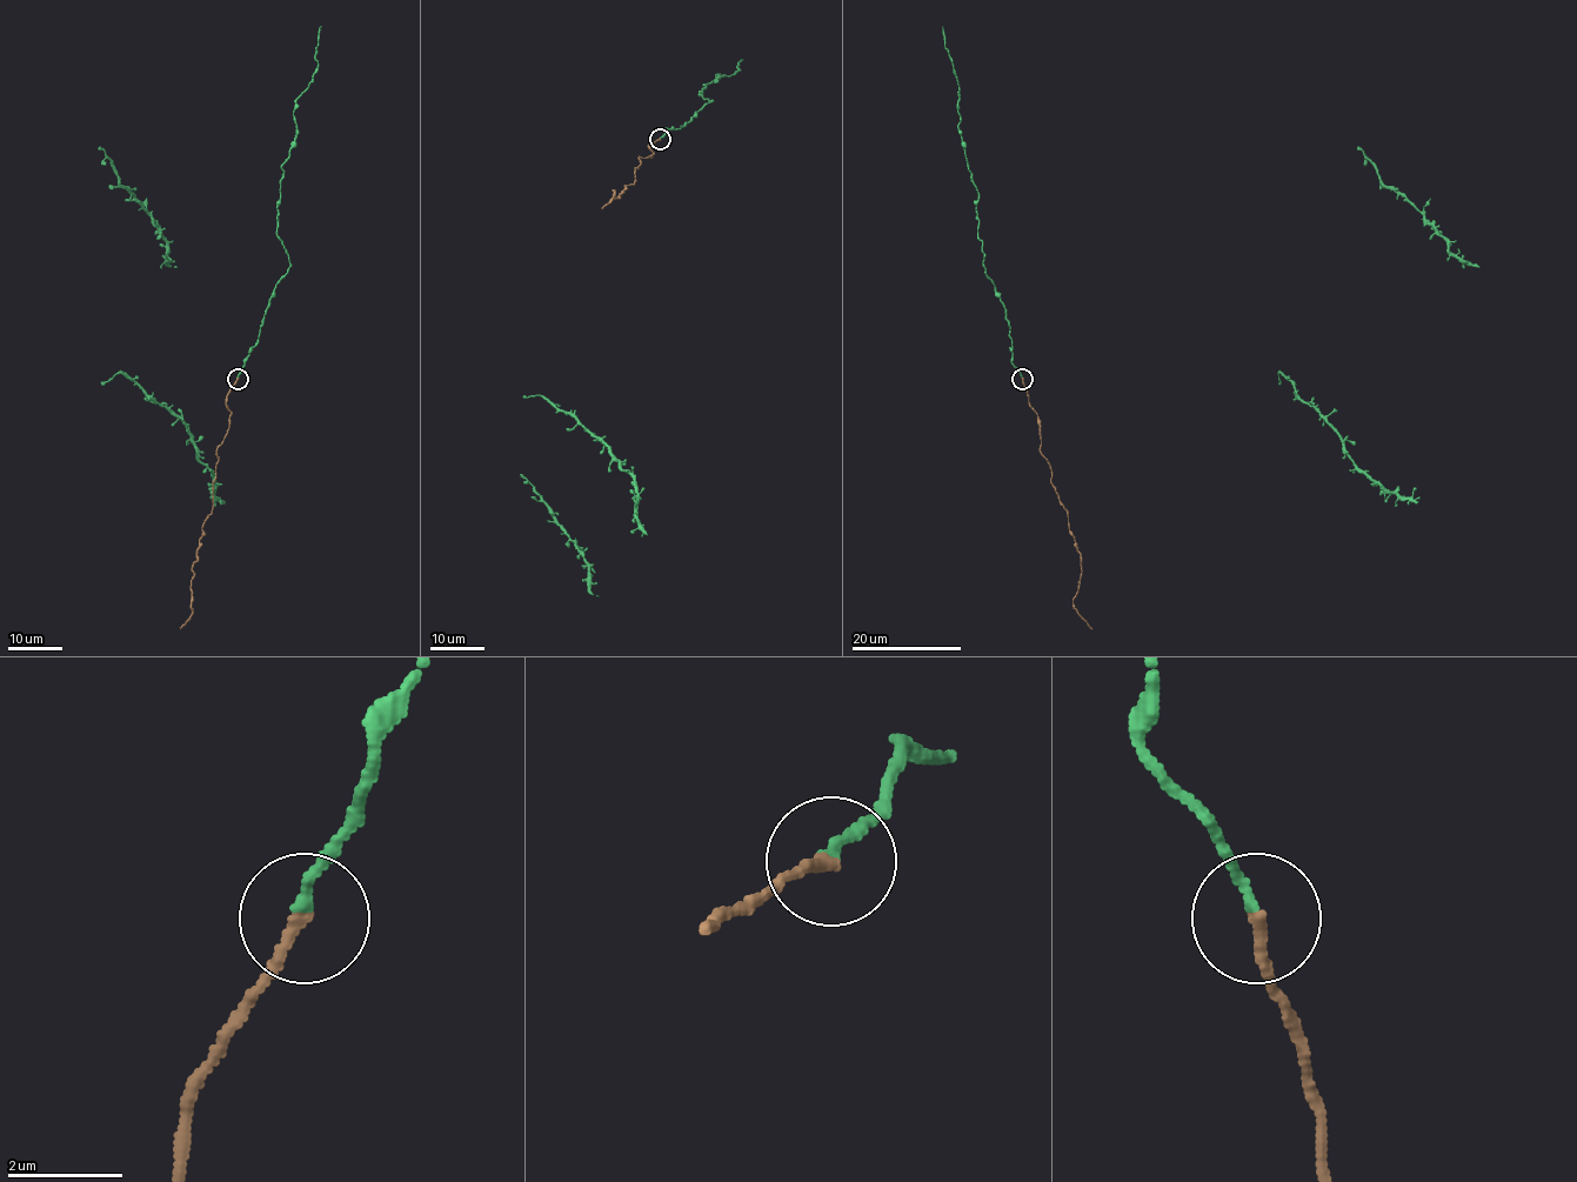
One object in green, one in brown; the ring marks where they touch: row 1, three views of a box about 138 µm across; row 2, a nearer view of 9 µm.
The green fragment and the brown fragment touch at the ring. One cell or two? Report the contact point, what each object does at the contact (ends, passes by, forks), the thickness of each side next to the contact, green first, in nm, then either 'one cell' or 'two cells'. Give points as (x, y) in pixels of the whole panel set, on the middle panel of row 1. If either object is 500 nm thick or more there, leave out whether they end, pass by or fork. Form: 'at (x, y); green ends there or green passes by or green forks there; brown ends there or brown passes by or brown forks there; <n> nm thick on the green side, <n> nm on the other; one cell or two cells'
at (660, 139); green ends there; brown ends there; 160 nm thick on the green side, 200 nm on the other; one cell

